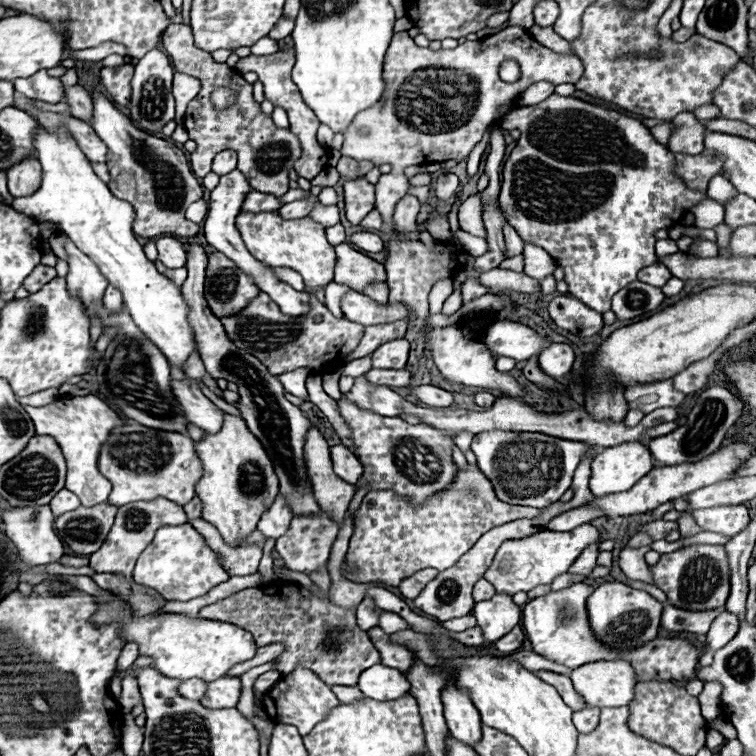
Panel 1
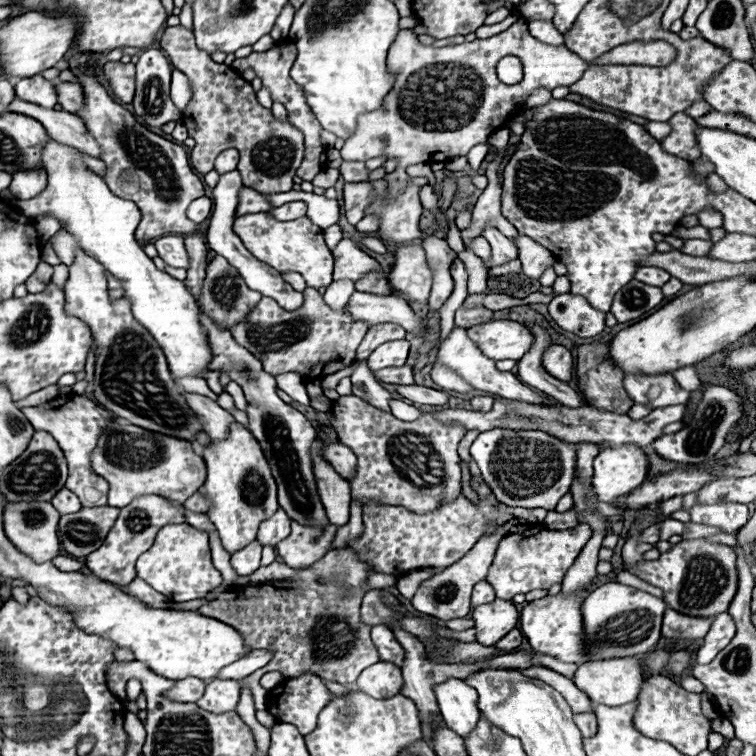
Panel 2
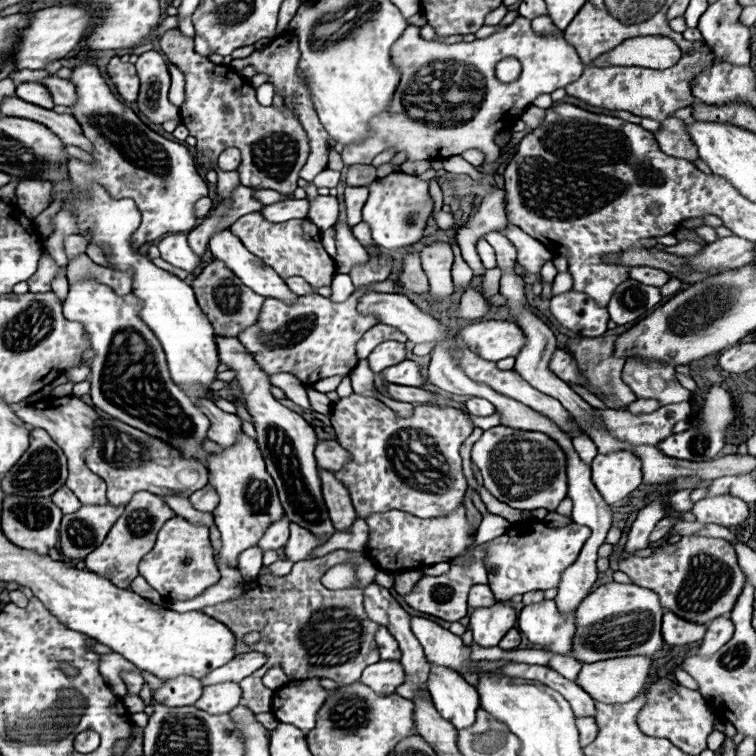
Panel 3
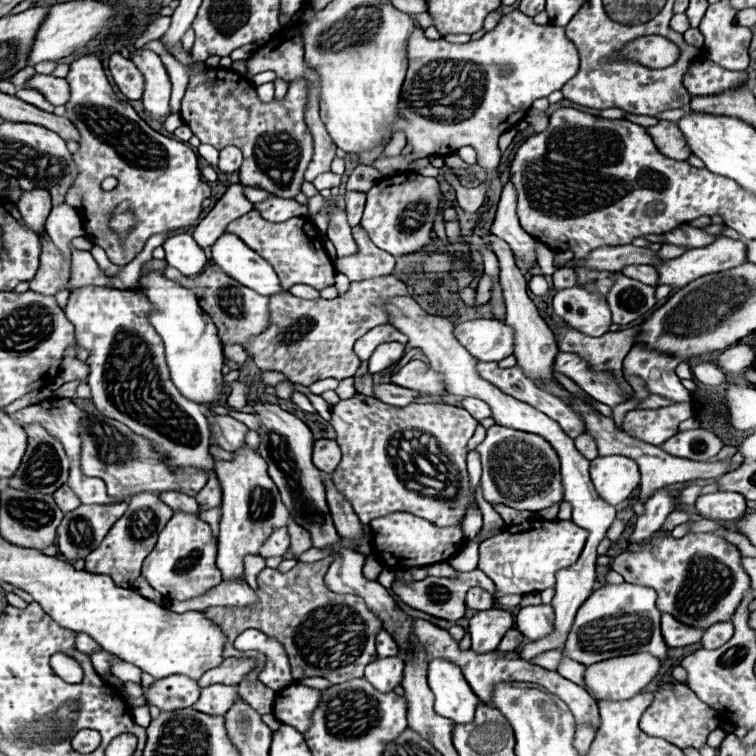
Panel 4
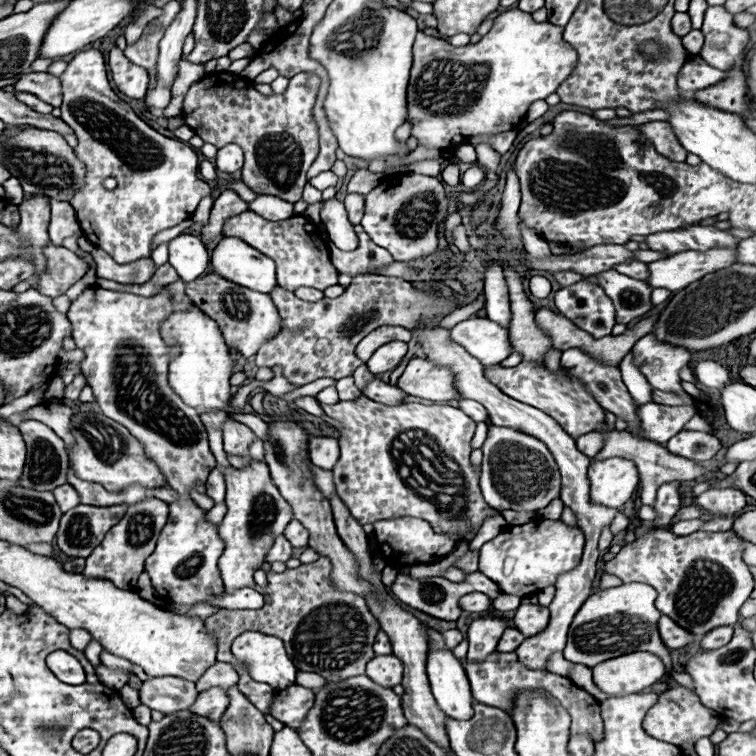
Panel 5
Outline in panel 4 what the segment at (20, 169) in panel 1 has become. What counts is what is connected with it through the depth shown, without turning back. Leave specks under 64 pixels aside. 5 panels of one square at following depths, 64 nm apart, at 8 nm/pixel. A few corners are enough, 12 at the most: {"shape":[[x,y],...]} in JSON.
{"shape":[[42,188],[22,192],[24,226],[44,236],[52,200]]}

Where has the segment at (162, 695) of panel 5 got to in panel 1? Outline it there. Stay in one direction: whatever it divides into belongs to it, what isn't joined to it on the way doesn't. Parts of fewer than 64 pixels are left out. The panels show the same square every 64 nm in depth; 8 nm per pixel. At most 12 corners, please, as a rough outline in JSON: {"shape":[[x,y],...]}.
{"shape":[[200,678],[184,680],[178,686],[182,698],[200,700],[206,682]]}

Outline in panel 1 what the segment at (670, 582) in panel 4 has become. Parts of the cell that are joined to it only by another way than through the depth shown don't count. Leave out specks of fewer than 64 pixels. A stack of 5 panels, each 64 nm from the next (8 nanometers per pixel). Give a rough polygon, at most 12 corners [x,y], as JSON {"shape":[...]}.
{"shape":[[690,544],[650,566],[672,606],[724,608],[724,546]]}

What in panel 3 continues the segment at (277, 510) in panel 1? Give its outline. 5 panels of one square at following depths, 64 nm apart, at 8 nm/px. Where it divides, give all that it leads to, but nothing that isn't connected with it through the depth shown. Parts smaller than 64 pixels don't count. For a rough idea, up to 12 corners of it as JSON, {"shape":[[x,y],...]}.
{"shape":[[286,516],[272,524],[260,540],[260,550],[282,550],[288,542]]}

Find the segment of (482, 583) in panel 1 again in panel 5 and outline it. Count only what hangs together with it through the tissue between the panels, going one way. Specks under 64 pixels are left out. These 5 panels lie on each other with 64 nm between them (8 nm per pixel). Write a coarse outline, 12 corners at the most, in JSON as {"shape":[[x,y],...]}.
{"shape":[[470,592],[460,598],[466,612],[484,612],[490,598],[482,592]]}

